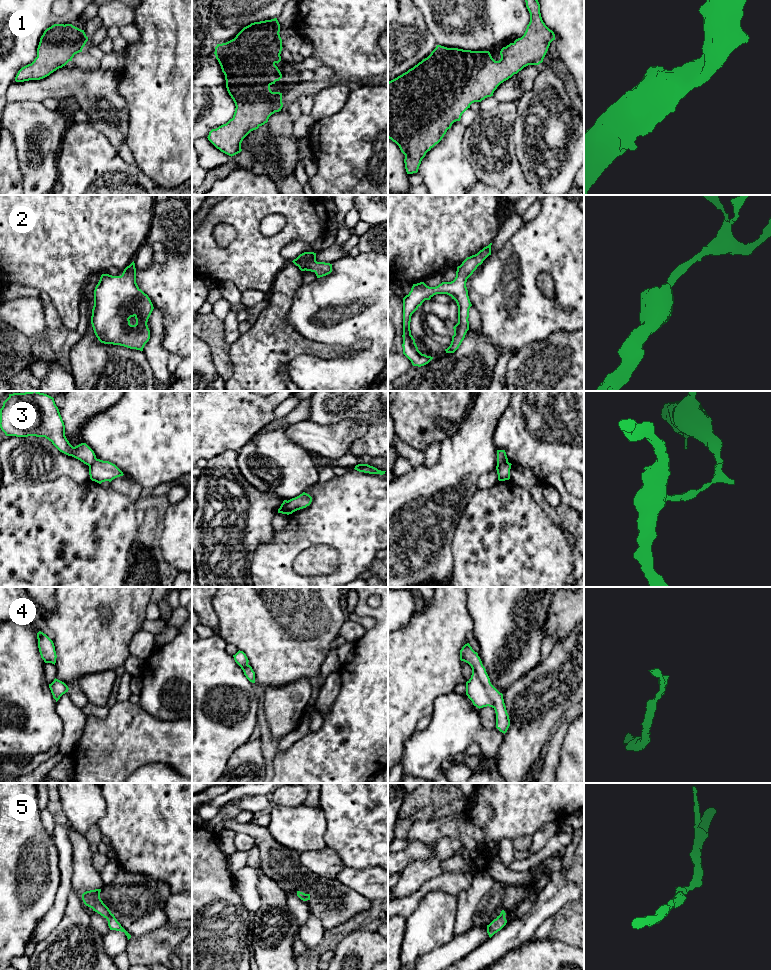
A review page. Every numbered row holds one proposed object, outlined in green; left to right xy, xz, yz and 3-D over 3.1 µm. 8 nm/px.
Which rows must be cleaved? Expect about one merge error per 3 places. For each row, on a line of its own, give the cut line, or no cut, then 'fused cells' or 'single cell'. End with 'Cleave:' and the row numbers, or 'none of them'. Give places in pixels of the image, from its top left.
1: no cut; single cell
2: no cut; single cell
3: cut in xz along (287, 501), (284, 513); fused cells
4: no cut; single cell
5: no cut; single cell
Cleave: 3

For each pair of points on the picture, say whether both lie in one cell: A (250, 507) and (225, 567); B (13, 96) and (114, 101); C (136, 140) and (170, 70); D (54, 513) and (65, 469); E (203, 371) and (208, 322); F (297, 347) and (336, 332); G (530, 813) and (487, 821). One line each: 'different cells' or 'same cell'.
A: same cell
B: same cell
C: same cell
D: different cells
E: different cells
F: different cells
G: same cell

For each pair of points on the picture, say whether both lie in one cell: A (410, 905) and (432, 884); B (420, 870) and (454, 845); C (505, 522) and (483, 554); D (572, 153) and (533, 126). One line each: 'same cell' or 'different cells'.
A: same cell
B: same cell
C: same cell
D: same cell

